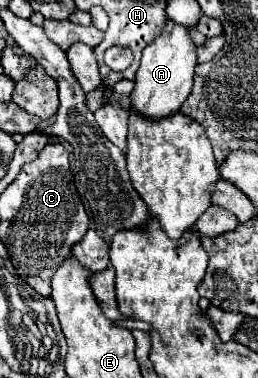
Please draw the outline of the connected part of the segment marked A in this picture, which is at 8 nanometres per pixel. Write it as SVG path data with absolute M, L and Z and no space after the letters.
M166 19L162 33L142 51L142 63L134 81L134 91L130 95L134 109L140 115L146 115L150 119L162 119L166 115L172 115L190 95L194 67L198 65L198 61L196 61L196 45L190 39L188 31L190 29Z

